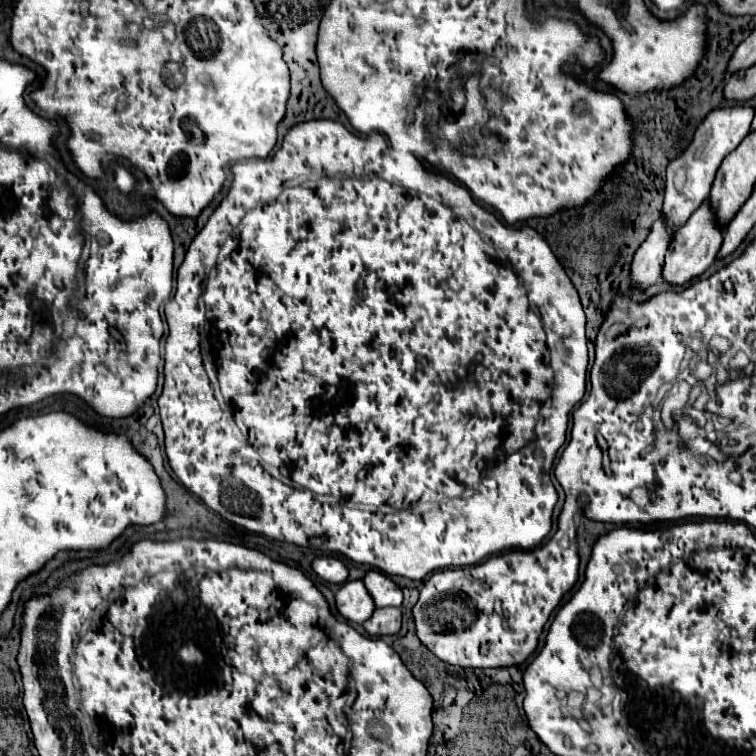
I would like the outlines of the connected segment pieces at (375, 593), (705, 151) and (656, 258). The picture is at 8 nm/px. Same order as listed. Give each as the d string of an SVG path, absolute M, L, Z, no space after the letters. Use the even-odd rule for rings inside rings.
M369 570L363 578L369 594L373 596L377 608L385 606L401 606L403 604L403 592L401 588L383 572L379 570Z
M727 106L727 108L715 108L711 110L701 124L695 128L691 142L683 148L683 152L673 158L667 166L667 182L665 182L665 206L663 206L663 216L667 222L673 226L677 232L679 226L685 224L685 220L701 206L701 202L709 196L715 172L721 164L721 160L733 152L739 142L749 134L751 130L751 120L753 120L755 108L751 106Z
M661 216L651 226L647 240L639 246L639 250L635 252L633 264L631 264L631 278L639 288L647 290L651 284L655 284L659 280L663 264L665 264L665 254L673 242L673 238L675 236L669 234L667 222Z

